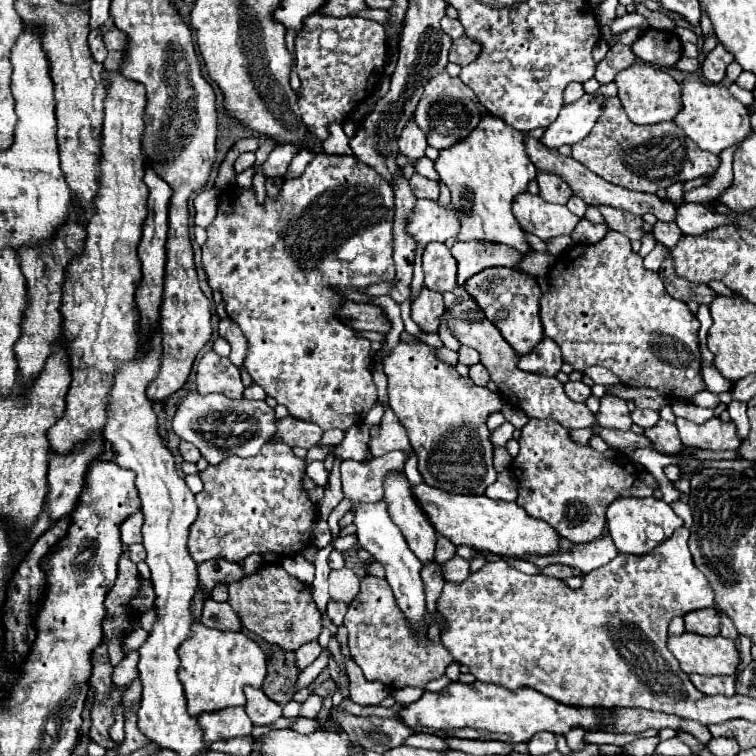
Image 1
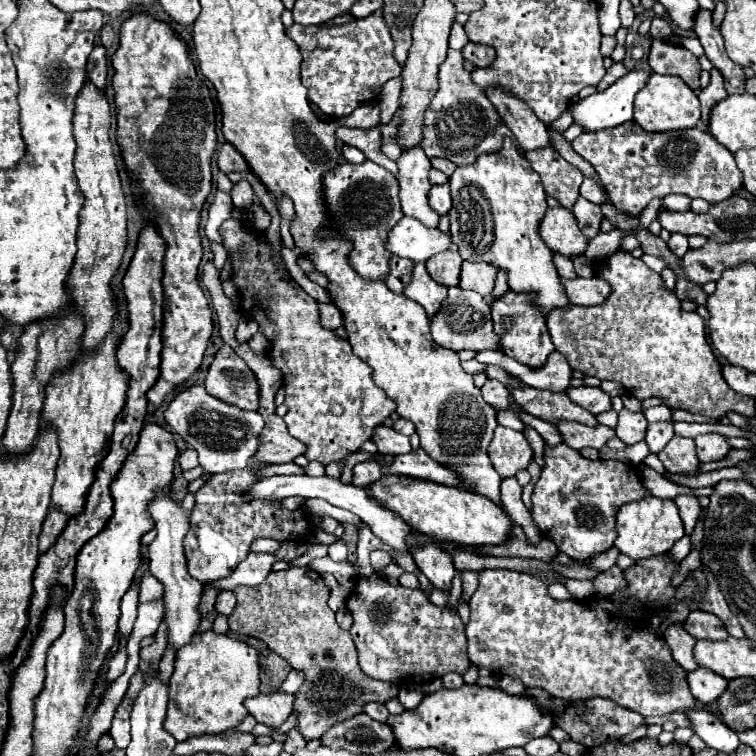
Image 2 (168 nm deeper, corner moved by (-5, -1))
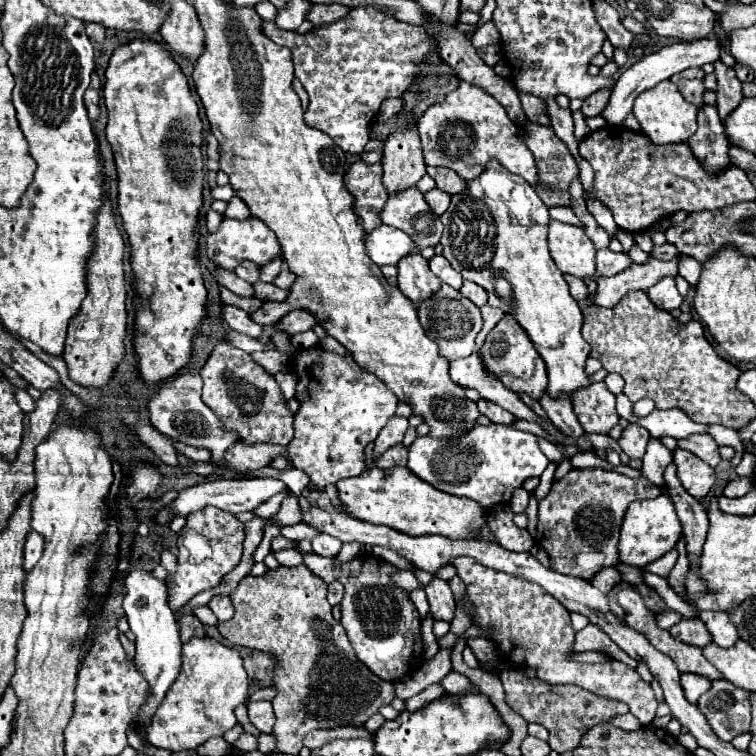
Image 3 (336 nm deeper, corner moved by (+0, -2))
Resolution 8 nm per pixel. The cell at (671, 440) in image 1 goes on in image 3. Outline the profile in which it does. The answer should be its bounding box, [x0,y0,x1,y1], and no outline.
[673,448,715,498]

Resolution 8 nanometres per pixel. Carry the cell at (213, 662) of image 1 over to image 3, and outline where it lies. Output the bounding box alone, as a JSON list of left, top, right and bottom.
[147,638,247,752]

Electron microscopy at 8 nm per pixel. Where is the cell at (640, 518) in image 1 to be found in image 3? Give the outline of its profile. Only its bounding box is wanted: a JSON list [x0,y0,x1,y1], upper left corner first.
[619,496,681,568]

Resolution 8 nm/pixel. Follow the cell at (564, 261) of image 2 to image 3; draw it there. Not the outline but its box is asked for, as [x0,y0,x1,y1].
[565,276,589,300]

